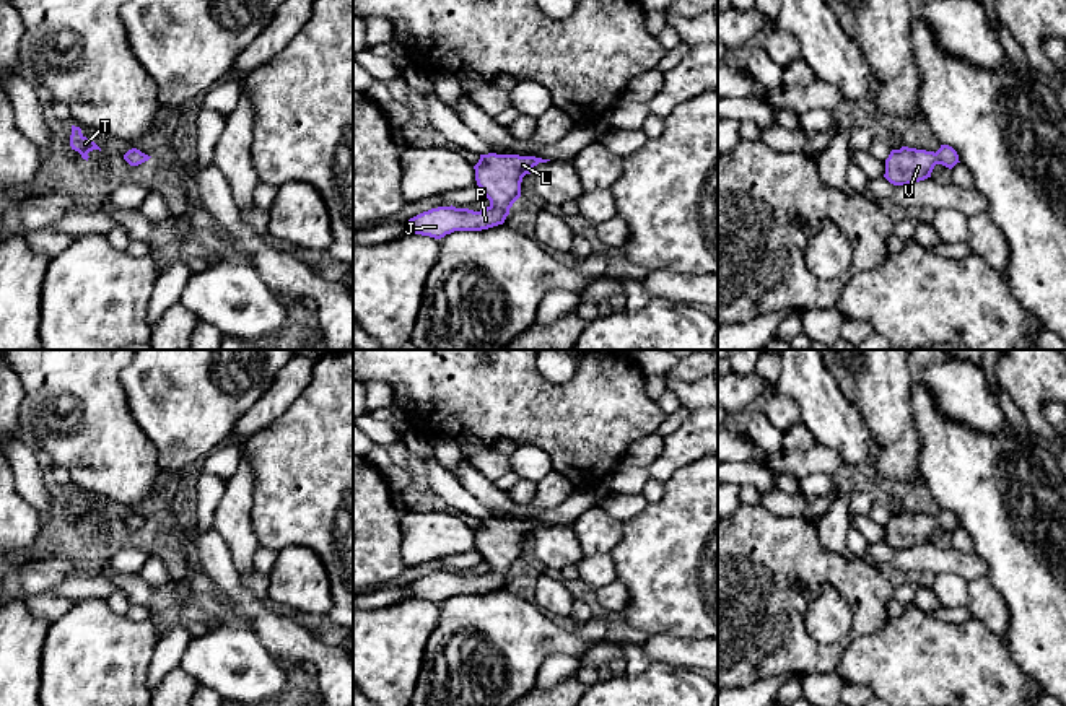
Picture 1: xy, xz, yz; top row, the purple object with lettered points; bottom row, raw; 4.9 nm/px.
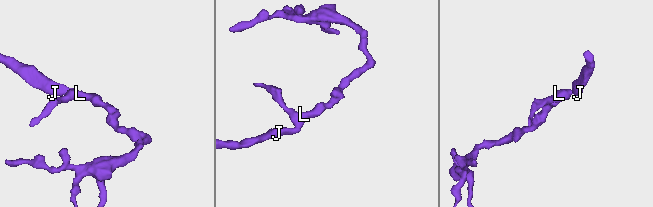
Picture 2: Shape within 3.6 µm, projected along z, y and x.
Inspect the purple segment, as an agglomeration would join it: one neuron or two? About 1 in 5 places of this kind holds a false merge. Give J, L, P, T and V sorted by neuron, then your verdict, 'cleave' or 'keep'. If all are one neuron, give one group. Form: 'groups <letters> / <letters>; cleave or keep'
groups J L P T V; keep

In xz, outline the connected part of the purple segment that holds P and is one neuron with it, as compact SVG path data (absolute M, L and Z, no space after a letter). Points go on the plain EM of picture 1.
M480 519L474 530L475 545L490 569L480 576L452 569L431 573L407 586L410 599L441 604L454 595L482 595L503 589L509 573L521 561L522 542L547 525L550 524L519 519Z

